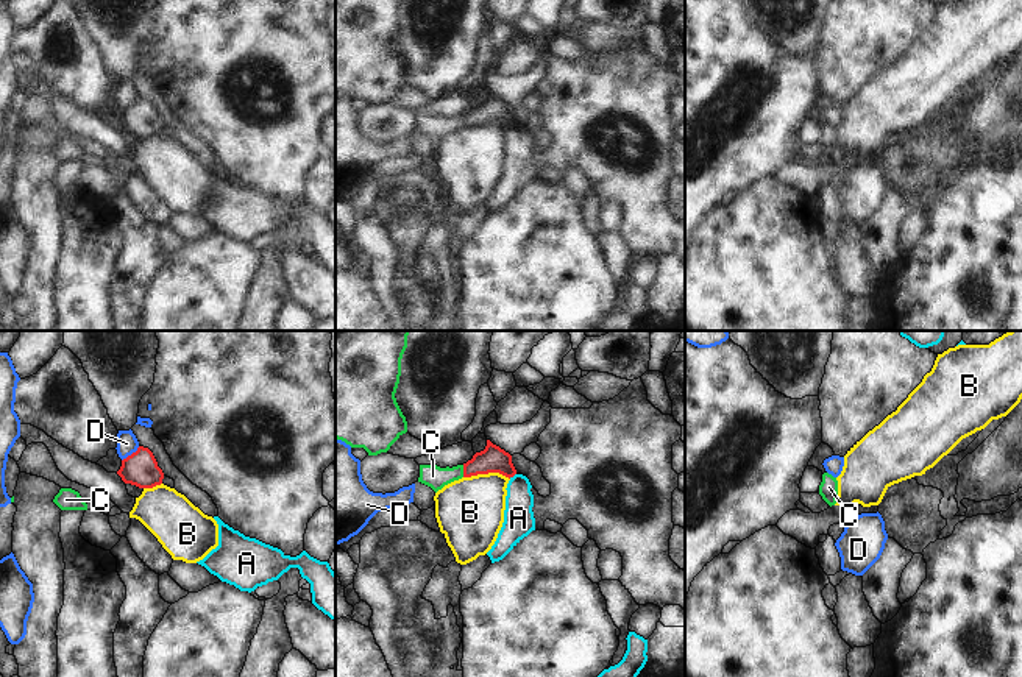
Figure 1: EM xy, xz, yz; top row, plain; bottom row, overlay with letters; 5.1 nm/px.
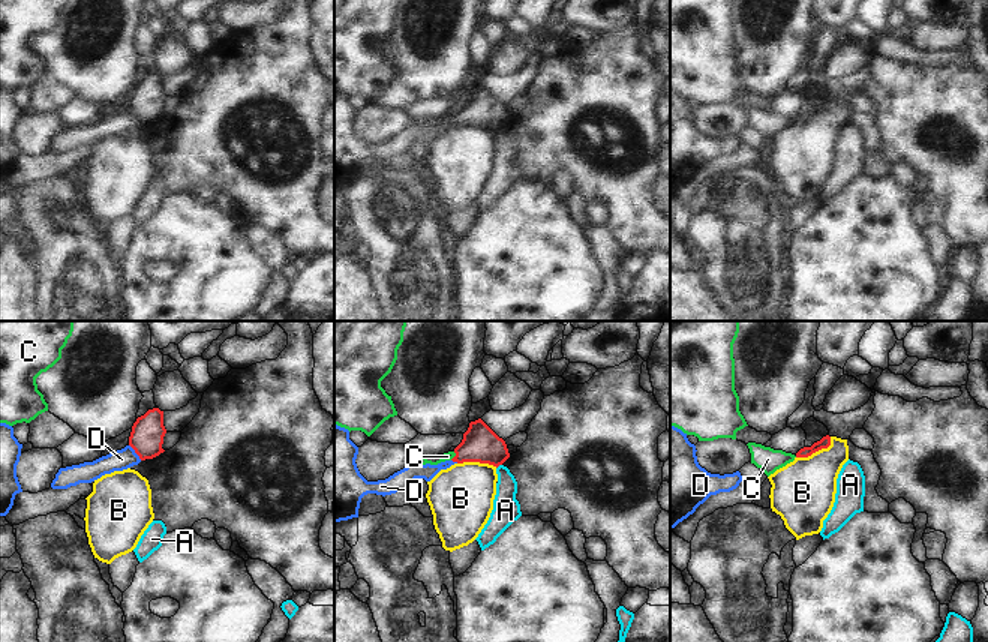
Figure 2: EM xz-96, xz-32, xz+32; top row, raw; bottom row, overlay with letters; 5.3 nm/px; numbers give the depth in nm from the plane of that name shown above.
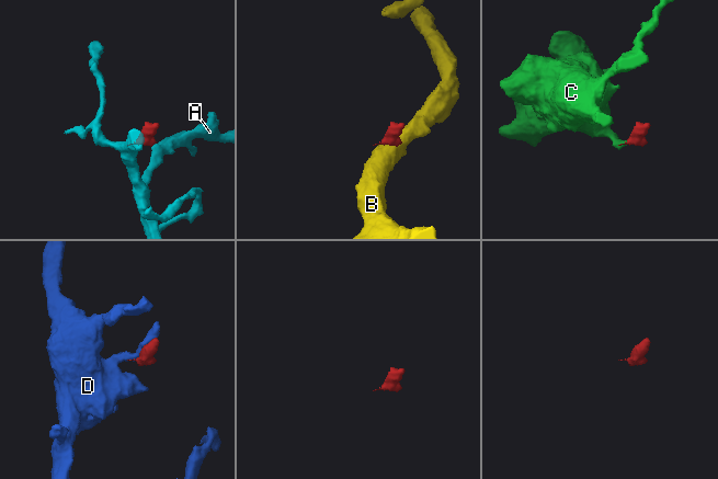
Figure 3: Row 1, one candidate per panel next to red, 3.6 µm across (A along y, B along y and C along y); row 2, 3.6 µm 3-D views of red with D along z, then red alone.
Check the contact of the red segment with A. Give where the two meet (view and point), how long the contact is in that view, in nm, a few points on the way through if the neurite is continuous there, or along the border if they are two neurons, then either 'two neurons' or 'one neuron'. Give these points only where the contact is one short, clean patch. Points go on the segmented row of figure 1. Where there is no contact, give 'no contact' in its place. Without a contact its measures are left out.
contact xz (512, 476); length 50 nm; border xz (515, 473), (509, 478); two neurons

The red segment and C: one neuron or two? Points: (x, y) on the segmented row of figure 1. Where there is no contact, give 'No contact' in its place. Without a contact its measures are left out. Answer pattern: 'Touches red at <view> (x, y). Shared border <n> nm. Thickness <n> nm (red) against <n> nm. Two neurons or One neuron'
Touches red at xz (464, 471). Shared border 60 nm. Thickness 140 nm (red) against 120 nm. One neuron

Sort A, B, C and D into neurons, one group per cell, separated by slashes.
A / B / C / D

